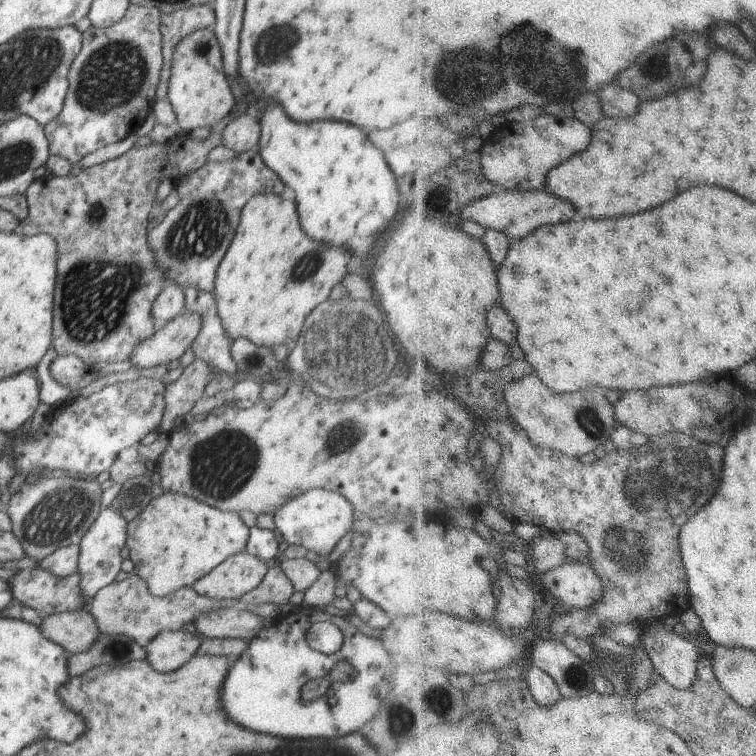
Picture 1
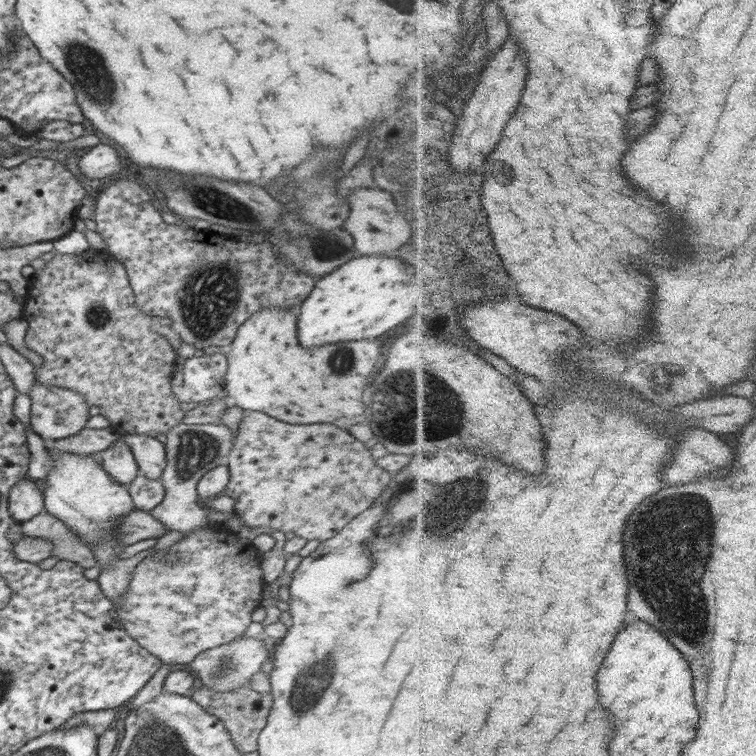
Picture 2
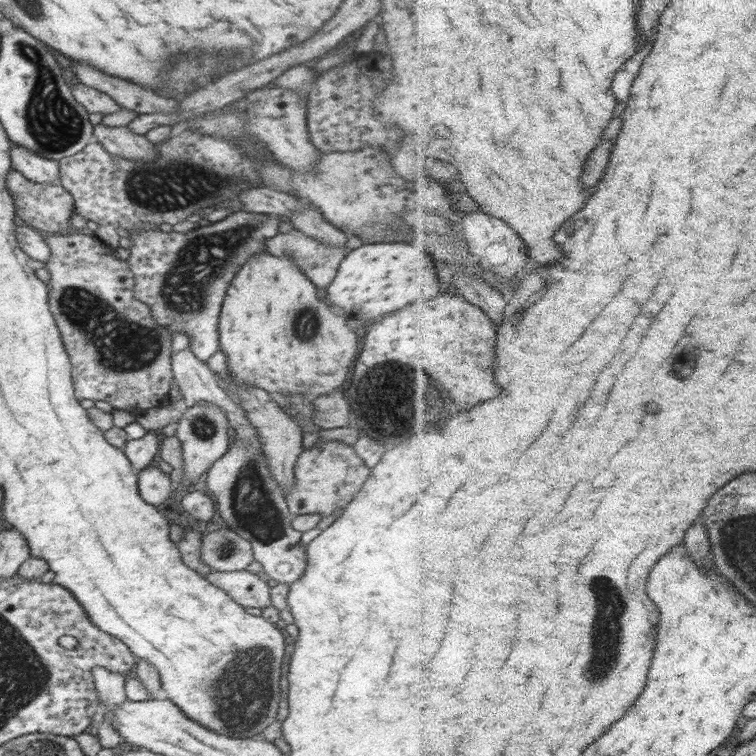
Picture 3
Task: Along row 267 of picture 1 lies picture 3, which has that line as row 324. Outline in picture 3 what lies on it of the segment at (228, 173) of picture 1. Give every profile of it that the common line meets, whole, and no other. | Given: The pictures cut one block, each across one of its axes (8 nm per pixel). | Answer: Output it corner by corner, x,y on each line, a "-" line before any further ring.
241,210
186,234
161,232
156,227
138,230
129,237
132,247
126,260
134,274
133,299
146,304
154,320
171,333
187,334
188,348
206,363
221,348
218,320
226,286
250,256
266,251
266,240
278,234
277,217

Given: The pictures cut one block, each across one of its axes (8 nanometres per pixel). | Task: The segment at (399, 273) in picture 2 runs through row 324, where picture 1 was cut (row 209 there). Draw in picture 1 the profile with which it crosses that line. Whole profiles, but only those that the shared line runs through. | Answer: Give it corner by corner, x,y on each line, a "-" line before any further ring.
270,102
264,114
256,112
255,115
261,128
256,150
266,166
274,170
288,188
294,190
300,226
306,230
306,234
310,234
310,238
318,238
328,244
346,246
358,256
366,256
378,236
374,232
378,232
382,226
388,226
400,208
398,178
394,180
382,152
376,150
366,140
364,130
358,126
334,120
296,122
286,116
286,112
278,102

